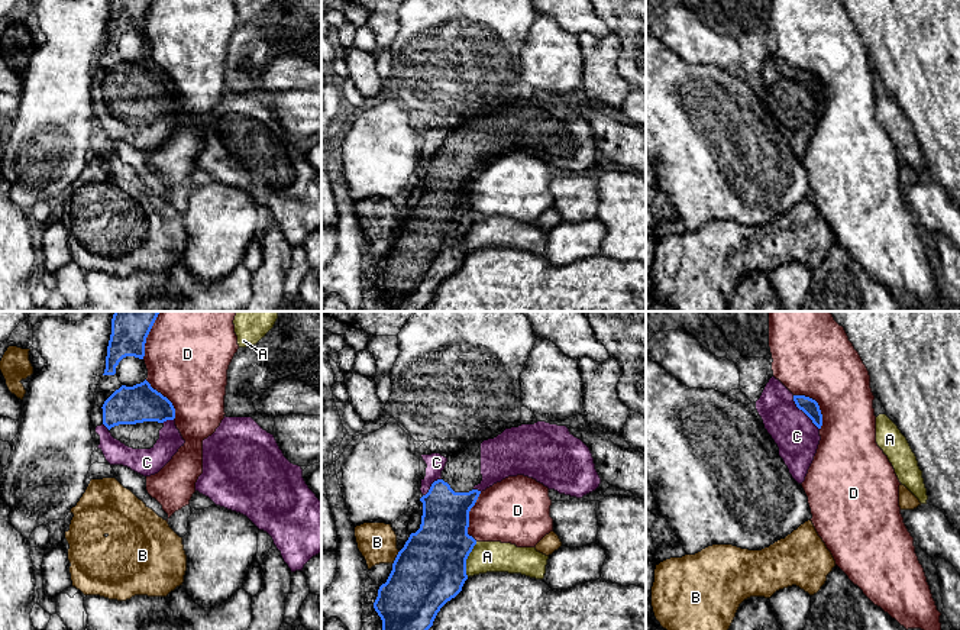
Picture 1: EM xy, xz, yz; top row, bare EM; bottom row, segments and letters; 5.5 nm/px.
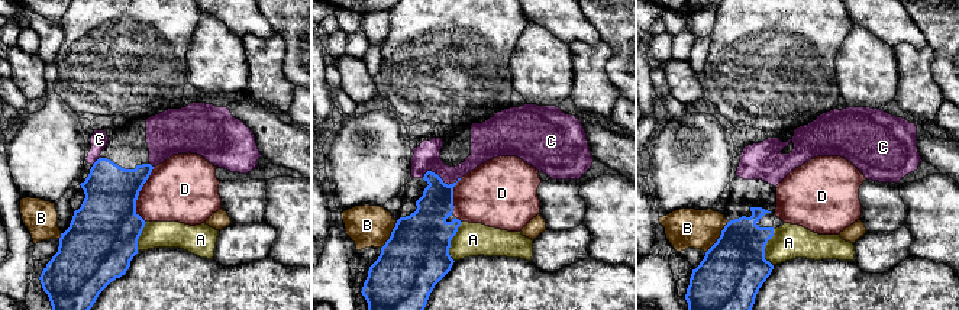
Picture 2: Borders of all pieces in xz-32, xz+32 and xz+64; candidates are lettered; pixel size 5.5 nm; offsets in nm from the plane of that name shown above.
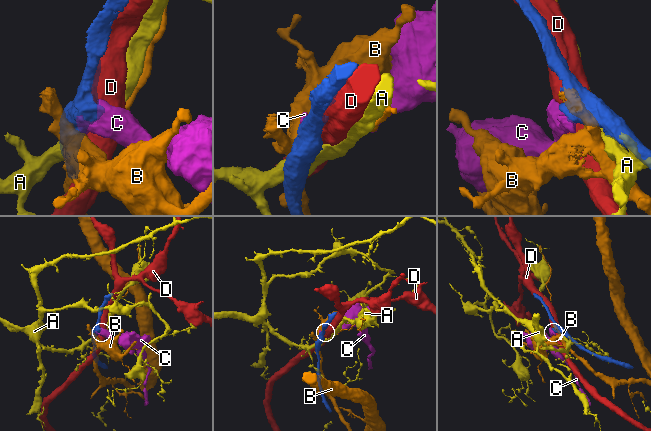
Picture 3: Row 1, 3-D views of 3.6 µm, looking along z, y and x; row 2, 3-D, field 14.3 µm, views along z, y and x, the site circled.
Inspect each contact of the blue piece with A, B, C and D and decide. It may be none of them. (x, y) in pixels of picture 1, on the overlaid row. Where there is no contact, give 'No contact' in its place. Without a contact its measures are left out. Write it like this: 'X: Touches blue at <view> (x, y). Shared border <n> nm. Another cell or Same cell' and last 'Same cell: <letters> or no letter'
A: Touches blue at xz (466, 558). Shared border 200 nm. Another cell
B: Touches blue at xz (396, 558). Shared border 90 nm. Another cell
C: Touches blue at yz (804, 412). Shared border 240 nm. Same cell
D: Touches blue at xz (468, 517). Shared border 280 nm. Another cell
Same cell: C

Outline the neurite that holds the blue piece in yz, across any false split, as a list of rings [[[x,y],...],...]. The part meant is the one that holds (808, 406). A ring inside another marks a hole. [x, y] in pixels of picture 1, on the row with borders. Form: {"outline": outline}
{"outline": [[[779,379],[766,384],[756,410],[792,478],[802,484],[817,453],[822,414],[815,400],[793,395]]]}

